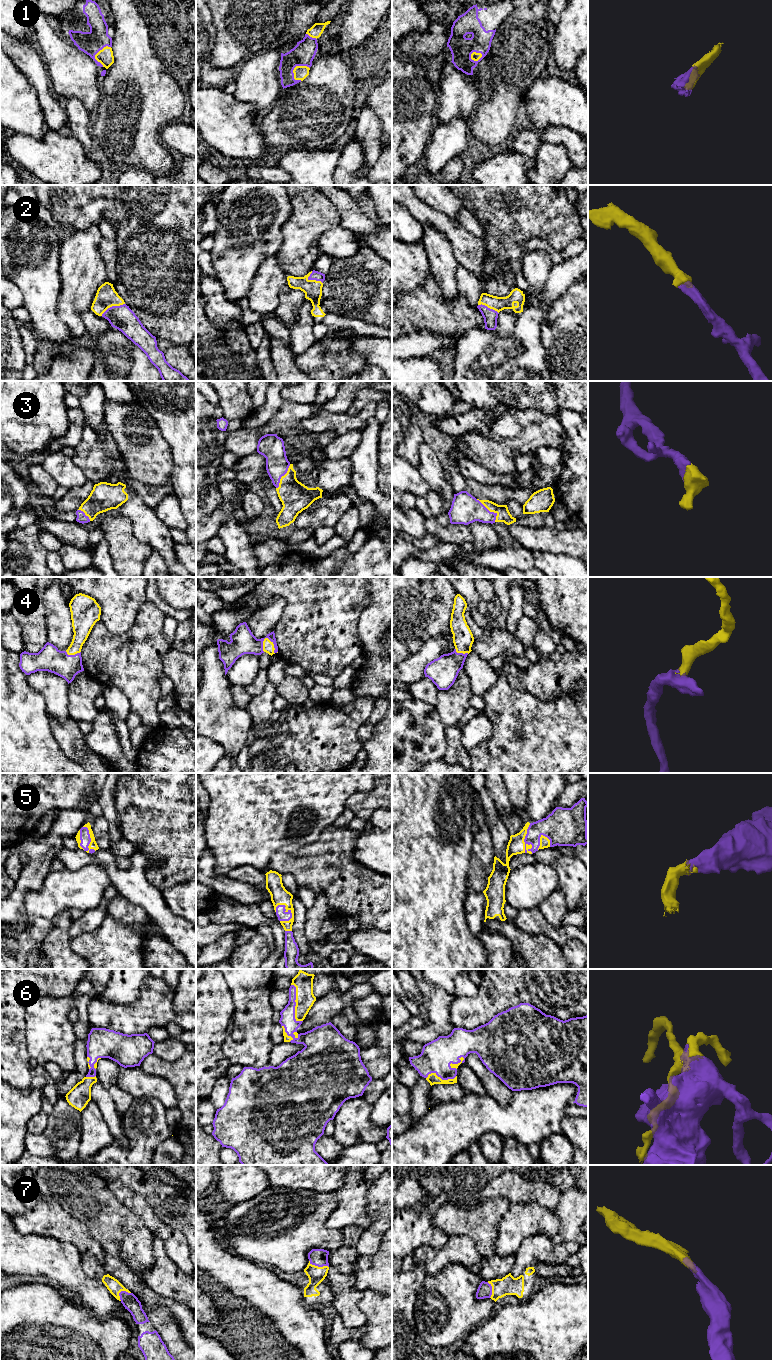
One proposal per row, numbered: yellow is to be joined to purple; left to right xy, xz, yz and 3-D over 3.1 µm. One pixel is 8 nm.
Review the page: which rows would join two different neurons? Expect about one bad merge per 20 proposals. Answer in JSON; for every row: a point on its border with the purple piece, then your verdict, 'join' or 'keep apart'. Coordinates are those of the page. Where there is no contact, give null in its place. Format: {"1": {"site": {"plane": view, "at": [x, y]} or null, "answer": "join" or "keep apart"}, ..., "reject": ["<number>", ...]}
{"1": {"site": {"plane": "xz", "at": [296, 65]}, "answer": "join"}, "2": {"site": {"plane": "xy", "at": [112, 306]}, "answer": "join"}, "3": {"site": {"plane": "yz", "at": [489, 511]}, "answer": "join"}, "4": {"site": {"plane": "xz", "at": [274, 645]}, "answer": "join"}, "5": {"site": {"plane": "yz", "at": [524, 839]}, "answer": "join"}, "6": {"site": {"plane": "xz", "at": [295, 1004]}, "answer": "join"}, "7": {"site": {"plane": "xz", "at": [318, 1266]}, "answer": "join"}, "reject": []}

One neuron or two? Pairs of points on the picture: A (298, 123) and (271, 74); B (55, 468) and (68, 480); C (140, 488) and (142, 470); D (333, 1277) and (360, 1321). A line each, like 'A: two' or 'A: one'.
A: two
B: one
C: two
D: one

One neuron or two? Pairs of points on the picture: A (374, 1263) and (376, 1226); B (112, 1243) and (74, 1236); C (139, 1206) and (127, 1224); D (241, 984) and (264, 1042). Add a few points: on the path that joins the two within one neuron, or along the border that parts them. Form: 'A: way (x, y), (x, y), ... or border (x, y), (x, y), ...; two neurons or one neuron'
A: border (381, 1240), (380, 1247), (374, 1253), (360, 1256); two neurons
B: border (81, 1222), (106, 1253); two neurons
C: border (117, 1198), (150, 1231); two neurons
D: way (251, 998), (253, 1000), (253, 1017), (256, 1028); one neuron

